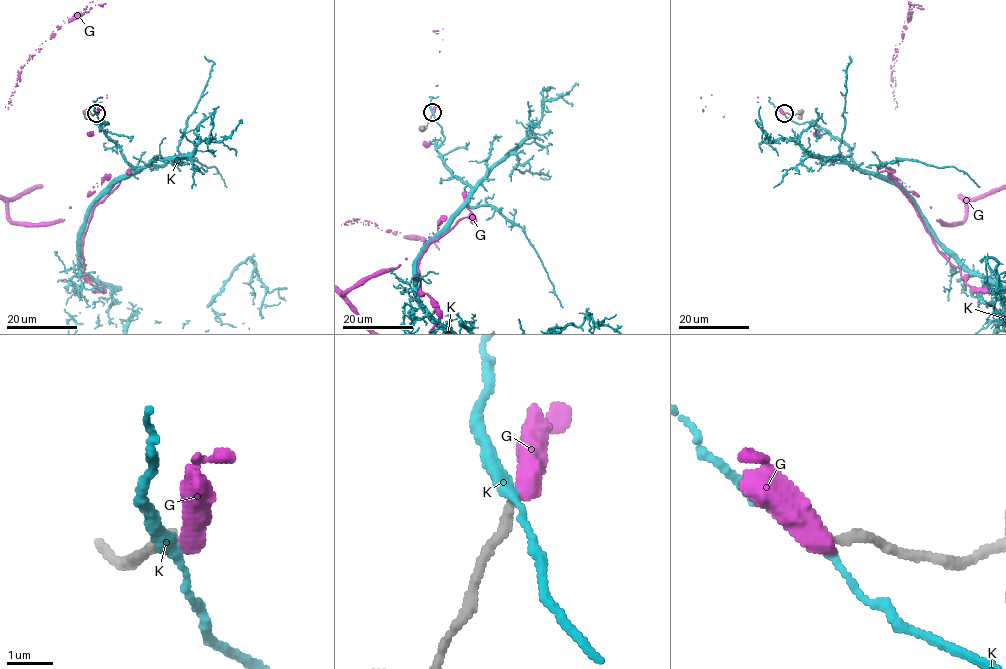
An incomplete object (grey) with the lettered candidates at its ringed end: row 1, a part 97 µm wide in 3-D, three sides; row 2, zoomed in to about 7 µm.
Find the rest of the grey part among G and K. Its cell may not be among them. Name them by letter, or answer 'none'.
G

